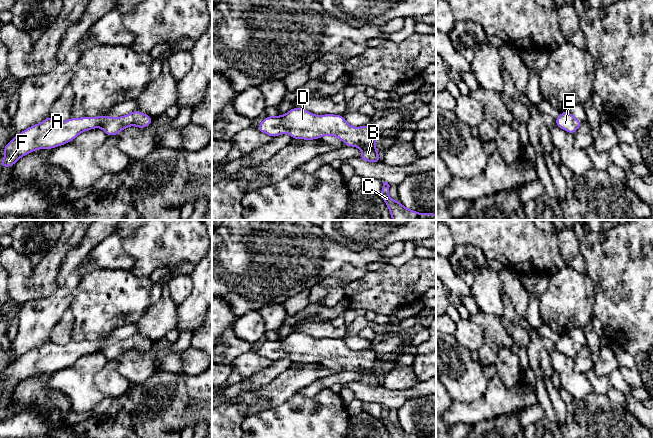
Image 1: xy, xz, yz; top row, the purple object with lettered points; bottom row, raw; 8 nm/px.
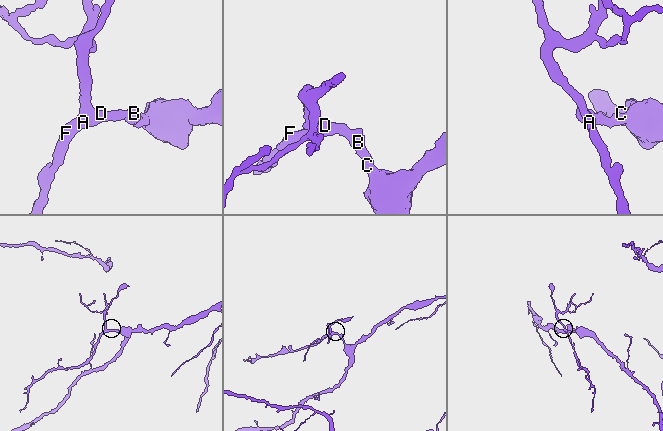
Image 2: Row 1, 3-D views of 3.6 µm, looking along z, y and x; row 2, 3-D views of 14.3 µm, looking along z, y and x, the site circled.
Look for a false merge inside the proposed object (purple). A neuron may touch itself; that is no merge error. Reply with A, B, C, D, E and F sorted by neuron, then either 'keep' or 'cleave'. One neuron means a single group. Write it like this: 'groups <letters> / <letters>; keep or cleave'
groups A B C D E F; keep

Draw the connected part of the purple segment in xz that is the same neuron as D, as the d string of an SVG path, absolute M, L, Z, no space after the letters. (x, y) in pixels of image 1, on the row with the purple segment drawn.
M293 107L285 115L265 117L257 127L273 138L289 132L292 140L315 140L322 136L340 138L344 145L362 149L361 160L377 163L381 156L376 150L377 132L370 125L353 127L339 114L315 115Z

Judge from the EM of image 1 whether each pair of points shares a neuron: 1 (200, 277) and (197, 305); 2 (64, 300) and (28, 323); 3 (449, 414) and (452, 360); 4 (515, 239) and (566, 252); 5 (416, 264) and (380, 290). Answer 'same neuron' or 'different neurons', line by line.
1: same neuron
2: same neuron
3: different neurons
4: different neurons
5: same neuron

